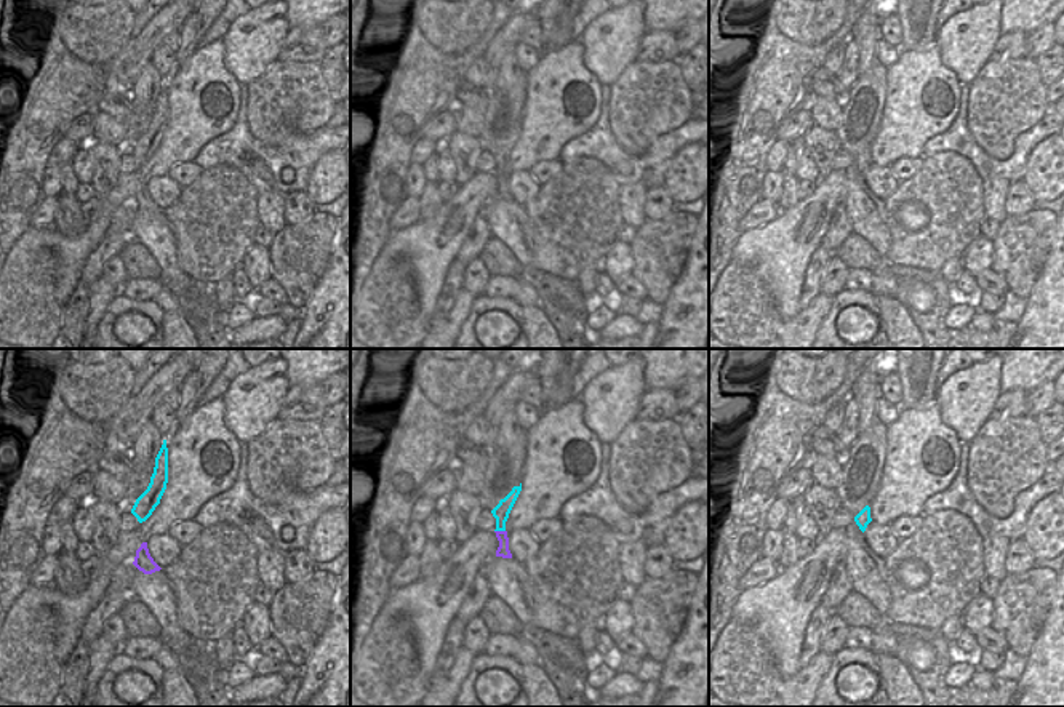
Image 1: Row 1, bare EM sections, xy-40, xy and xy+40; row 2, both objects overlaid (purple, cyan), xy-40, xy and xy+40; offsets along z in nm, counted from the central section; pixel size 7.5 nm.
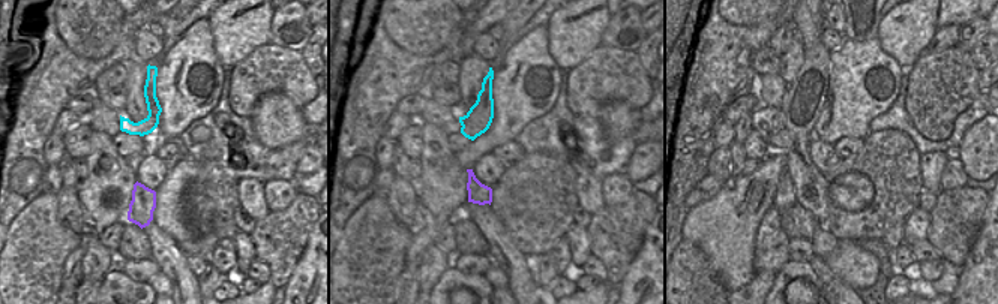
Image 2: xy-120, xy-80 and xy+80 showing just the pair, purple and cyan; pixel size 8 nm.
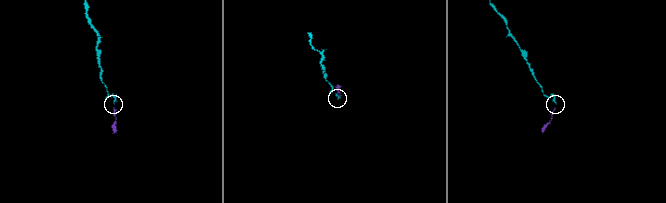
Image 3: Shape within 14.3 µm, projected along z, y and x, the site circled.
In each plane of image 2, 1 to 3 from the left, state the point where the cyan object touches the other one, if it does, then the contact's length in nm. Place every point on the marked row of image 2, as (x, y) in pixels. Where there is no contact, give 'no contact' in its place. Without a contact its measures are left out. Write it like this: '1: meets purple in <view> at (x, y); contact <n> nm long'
1: no contact
2: no contact
3: no contact

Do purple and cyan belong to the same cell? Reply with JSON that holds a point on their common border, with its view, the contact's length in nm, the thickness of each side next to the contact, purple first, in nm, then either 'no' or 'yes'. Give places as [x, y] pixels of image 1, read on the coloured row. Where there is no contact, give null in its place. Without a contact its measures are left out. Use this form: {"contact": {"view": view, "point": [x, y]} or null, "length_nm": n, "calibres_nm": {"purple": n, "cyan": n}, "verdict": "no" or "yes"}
{"contact": {"view": "xy", "point": [500, 531]}, "length_nm": 80, "calibres_nm": {"purple": 100, "cyan": 120}, "verdict": "yes"}

